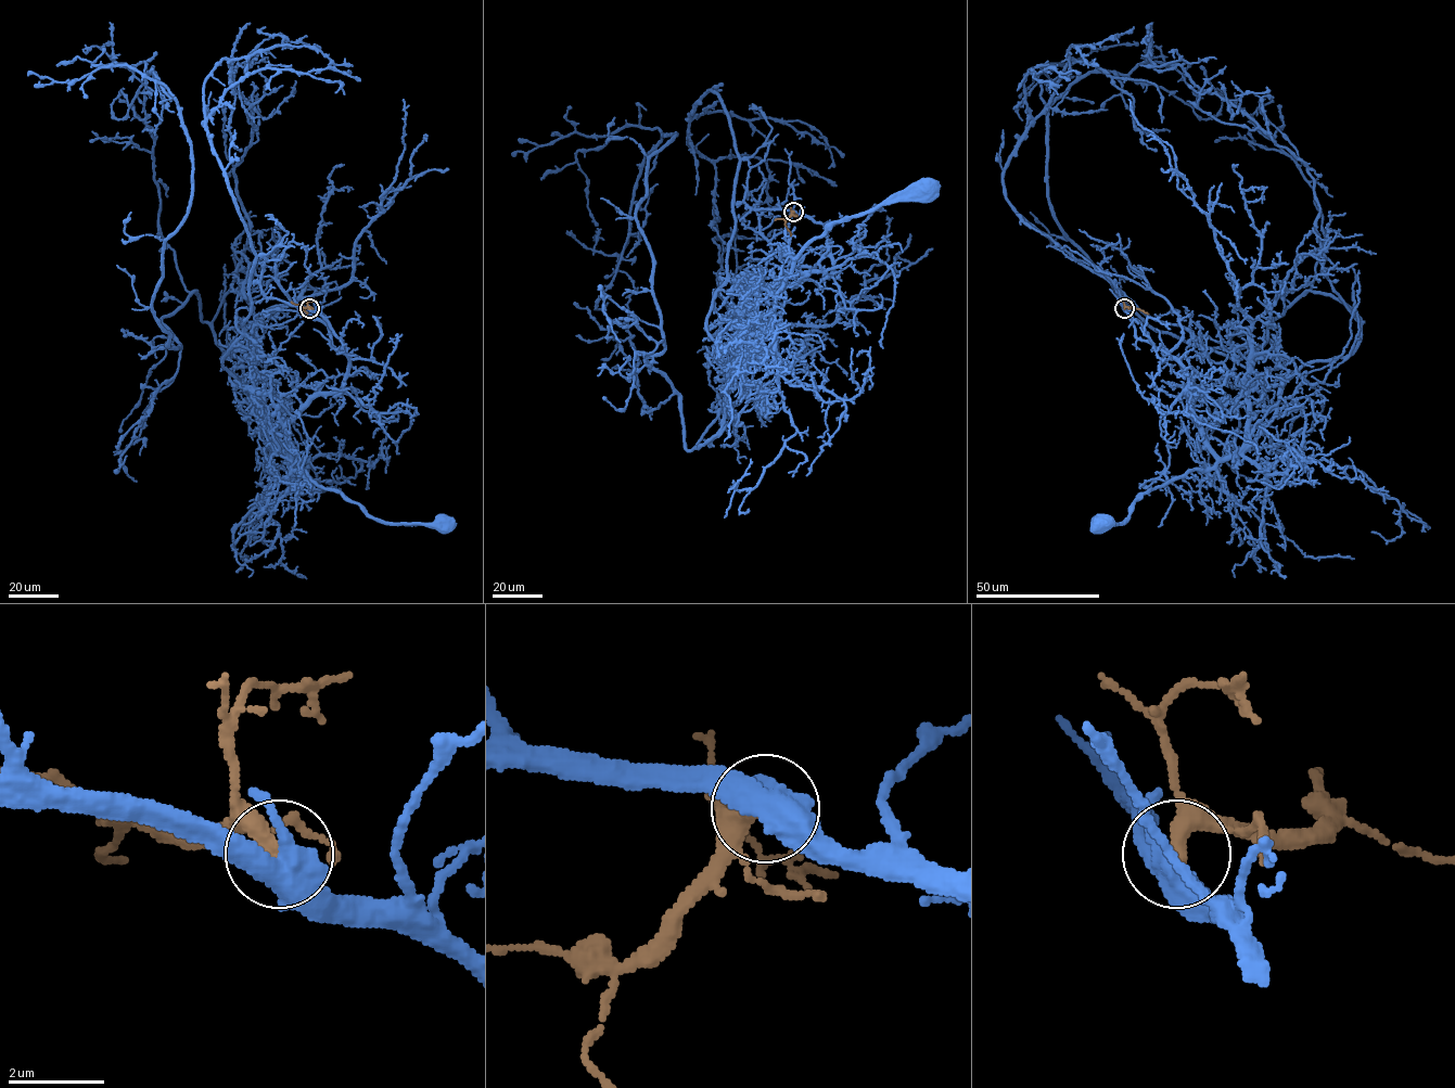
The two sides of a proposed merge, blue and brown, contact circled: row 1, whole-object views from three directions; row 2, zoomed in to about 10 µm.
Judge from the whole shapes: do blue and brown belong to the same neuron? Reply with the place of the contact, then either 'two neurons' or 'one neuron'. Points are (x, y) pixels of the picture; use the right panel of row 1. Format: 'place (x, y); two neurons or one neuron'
place (1124, 308); two neurons

